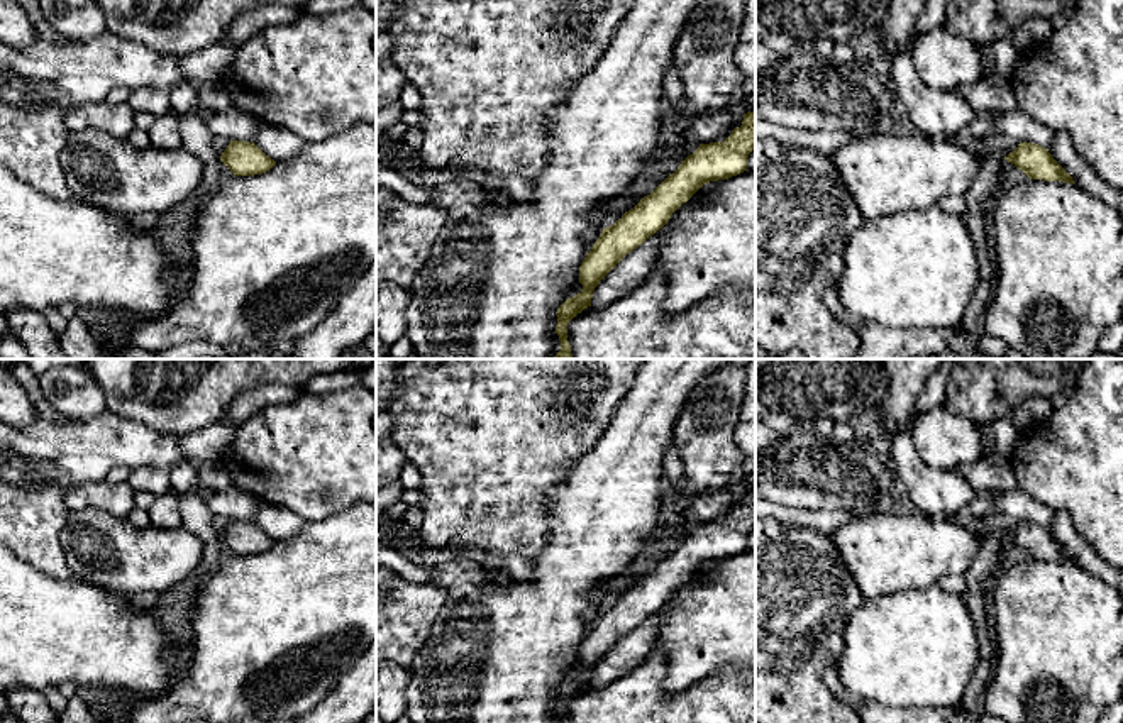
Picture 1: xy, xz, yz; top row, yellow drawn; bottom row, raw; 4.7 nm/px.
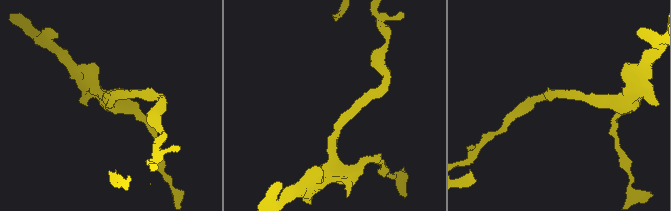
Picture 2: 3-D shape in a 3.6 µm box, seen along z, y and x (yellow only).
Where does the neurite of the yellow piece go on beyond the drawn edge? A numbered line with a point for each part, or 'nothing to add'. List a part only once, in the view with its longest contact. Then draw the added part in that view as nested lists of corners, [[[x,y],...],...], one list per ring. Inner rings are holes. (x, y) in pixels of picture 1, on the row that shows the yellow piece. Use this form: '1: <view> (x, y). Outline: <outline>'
nothing to add

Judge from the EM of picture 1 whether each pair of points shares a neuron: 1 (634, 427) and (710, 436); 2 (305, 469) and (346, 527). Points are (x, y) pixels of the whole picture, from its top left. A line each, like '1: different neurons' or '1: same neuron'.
1: different neurons
2: different neurons

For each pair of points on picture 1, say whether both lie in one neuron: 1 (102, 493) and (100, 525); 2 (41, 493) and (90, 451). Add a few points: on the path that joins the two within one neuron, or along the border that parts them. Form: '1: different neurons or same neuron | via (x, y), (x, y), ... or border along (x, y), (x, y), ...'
1: different neurons | border along (68, 510), (102, 508), (126, 518)
2: same neuron | via (53, 481), (78, 456)

